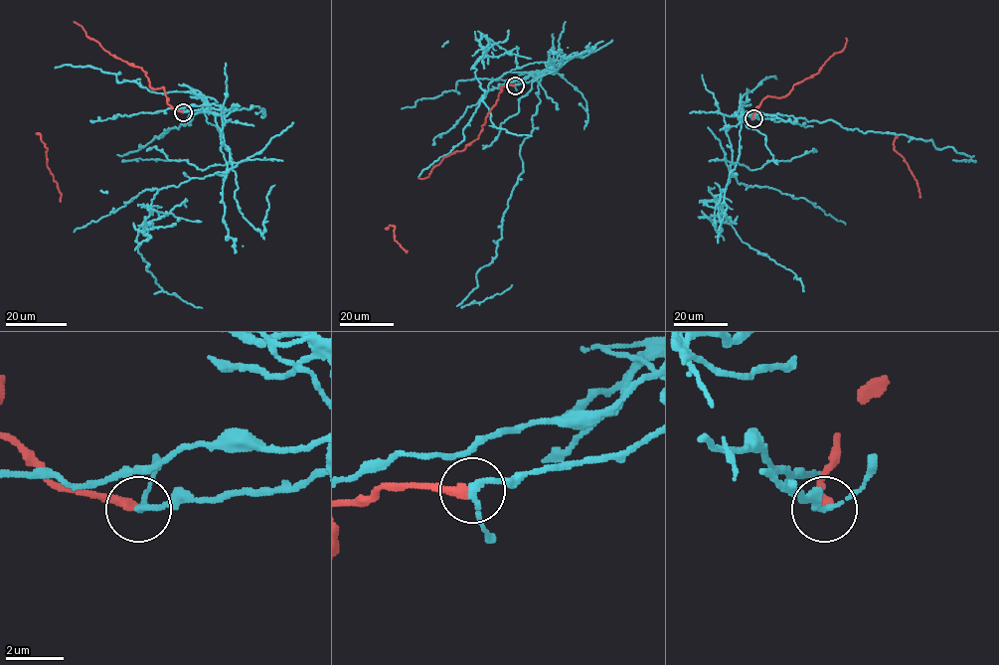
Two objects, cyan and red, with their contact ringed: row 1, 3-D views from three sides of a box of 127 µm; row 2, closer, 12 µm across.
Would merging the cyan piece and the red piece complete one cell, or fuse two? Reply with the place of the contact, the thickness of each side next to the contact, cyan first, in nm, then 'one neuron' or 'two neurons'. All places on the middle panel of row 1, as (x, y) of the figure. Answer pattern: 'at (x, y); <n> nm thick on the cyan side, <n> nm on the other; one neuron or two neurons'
at (515, 85); 170 nm thick on the cyan side, 320 nm on the other; two neurons

